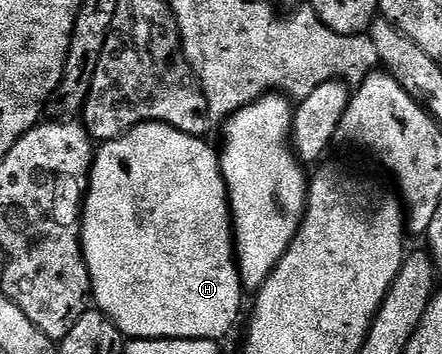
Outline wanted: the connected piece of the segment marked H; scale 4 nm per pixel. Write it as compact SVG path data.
M143 122L119 138L110 139L94 151L91 176L81 207L81 237L83 259L87 262L91 277L93 302L98 309L124 334L131 338L223 338L235 326L239 309L243 306L245 291L239 279L239 267L235 261L233 245L233 223L231 208L227 200L227 185L223 179L223 169L219 167L219 154L203 142L202 137L182 134L177 128L160 122Z

